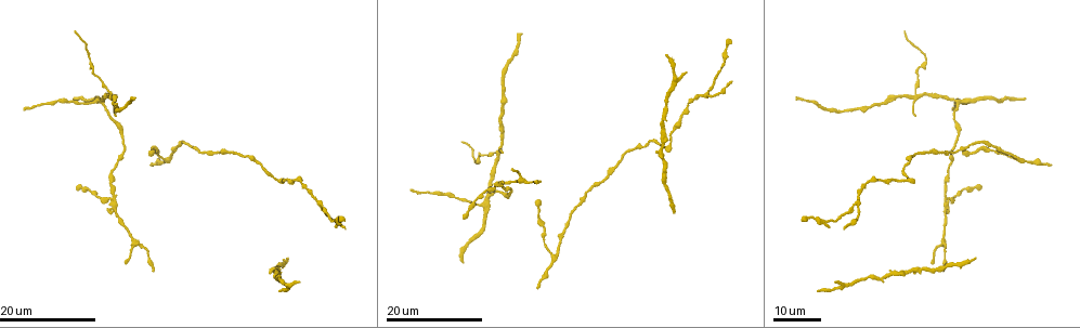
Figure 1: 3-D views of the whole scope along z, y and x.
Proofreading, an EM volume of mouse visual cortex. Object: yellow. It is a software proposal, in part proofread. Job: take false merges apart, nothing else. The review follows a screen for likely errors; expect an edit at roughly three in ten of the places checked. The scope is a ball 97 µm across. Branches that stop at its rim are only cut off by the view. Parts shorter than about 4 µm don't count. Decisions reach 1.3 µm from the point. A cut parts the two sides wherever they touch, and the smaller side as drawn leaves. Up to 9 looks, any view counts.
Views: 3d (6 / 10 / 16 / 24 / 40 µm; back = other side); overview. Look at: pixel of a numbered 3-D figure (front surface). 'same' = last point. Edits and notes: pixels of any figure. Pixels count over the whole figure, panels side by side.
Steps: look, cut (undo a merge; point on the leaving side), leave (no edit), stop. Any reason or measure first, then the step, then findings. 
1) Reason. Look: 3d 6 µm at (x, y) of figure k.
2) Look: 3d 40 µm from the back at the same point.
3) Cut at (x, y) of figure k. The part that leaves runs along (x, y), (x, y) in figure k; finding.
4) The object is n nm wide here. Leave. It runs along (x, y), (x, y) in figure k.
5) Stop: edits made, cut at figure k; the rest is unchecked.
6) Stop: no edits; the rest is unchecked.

Three-way junction. Look: 3d 16 µm at (913, 95) of figure 1.

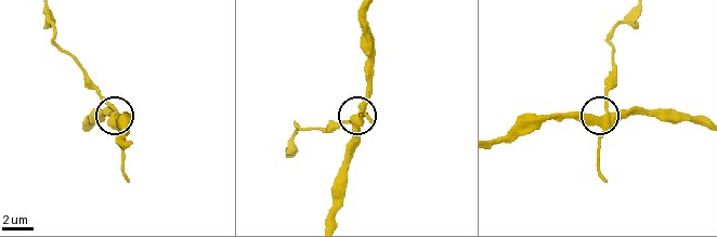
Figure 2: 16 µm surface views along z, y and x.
Look: 3d 6 µm at (605, 112) of figure 2.

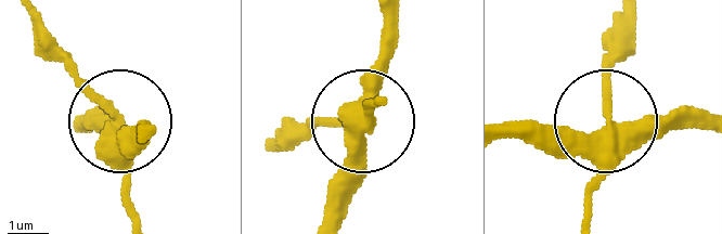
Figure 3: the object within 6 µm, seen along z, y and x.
Look: 3d 6 µm from the back at (610, 126) of figure 3.

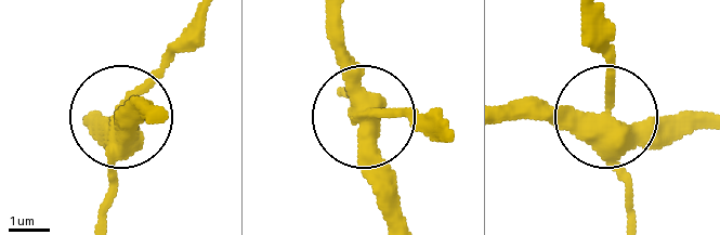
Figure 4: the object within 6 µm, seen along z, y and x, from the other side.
The side arm is 19 µm long. Cut at (105, 195) of figure 4. A second cell is stuck on.

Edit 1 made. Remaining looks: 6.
Look: 3d 24 µm at (483, 204) of figure 1.

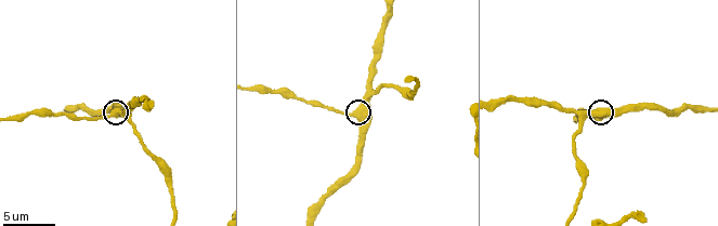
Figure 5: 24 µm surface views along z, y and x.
Look: 3d 6 µm at (114, 112) of figure 5.

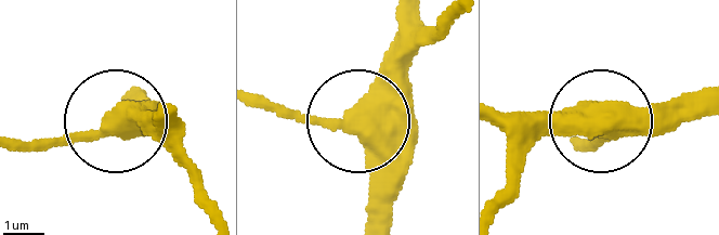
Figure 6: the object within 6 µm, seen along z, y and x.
Leave. One cell here.

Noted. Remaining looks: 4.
Look: 3d 16 µm at (165, 158) of figure 1.

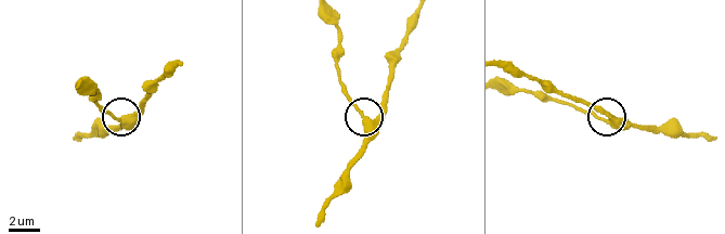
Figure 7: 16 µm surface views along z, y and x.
Look: 3d 6 µm at (123, 122) of figure 7.

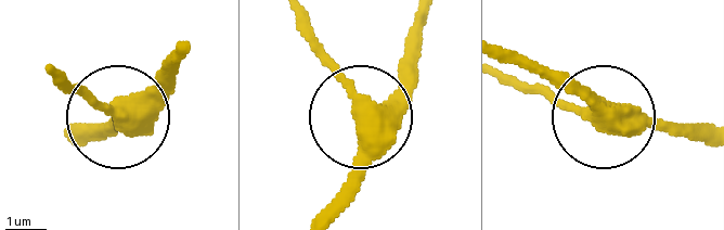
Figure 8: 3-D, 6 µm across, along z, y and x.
The object is 440 nm wide here. Leave. It runs along (180, 47), (101, 127) in figure 8; one cell here.

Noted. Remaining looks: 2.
Look: 3d 24 µm at (110, 200) of figure 1.

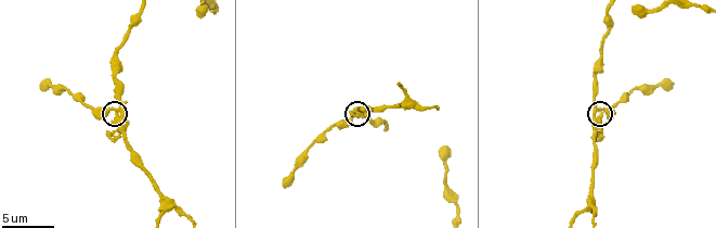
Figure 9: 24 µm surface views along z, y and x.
Look: 3d 6 µm at (601, 111) of figure 9.

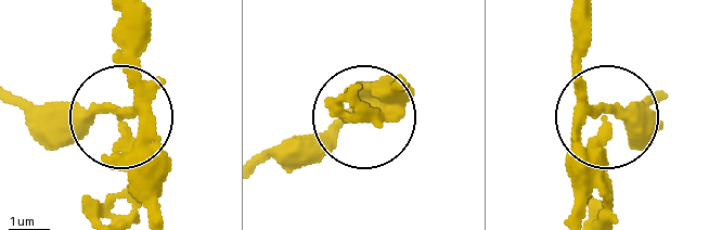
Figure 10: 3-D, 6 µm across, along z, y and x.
The side arm is 11 µm long. Cut at (98, 112) of figure 10. Two cells meet here.

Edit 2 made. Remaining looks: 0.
Stop: edits made, cut at figure 4, cut at figure 10; the rest is unchecked.

